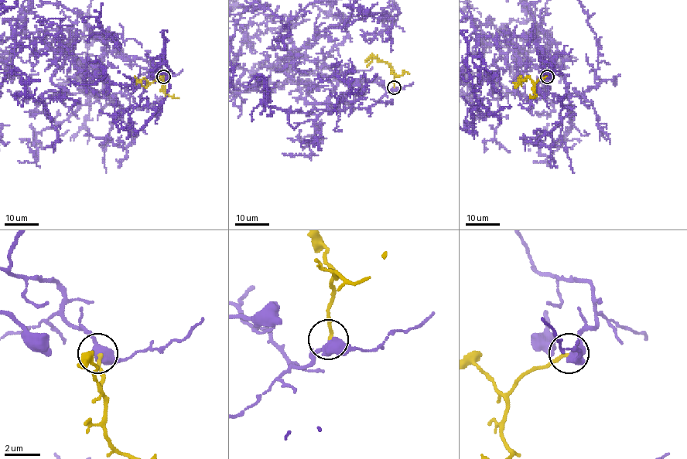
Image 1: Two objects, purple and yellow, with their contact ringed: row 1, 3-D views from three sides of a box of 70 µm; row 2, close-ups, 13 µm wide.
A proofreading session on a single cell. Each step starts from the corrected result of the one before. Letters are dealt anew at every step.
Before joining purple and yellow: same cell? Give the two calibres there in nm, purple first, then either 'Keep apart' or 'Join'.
Thickness 500 nm (purple) against 180 nm. Join

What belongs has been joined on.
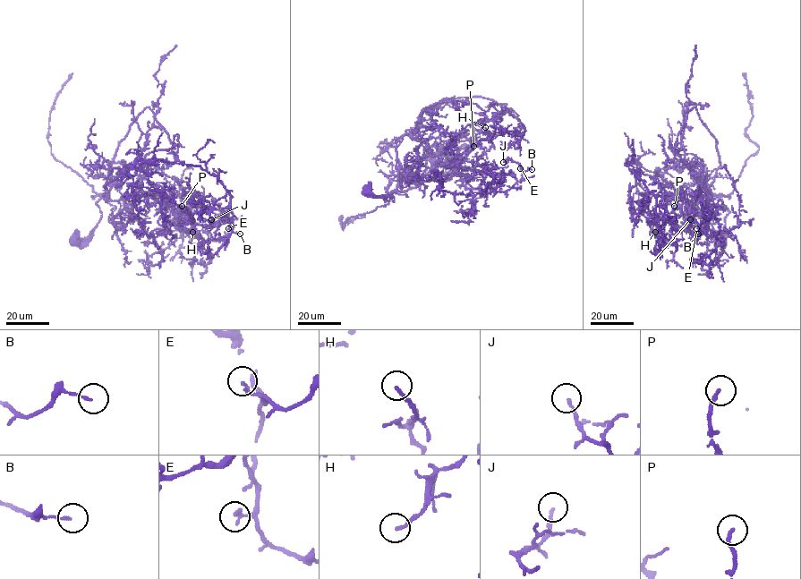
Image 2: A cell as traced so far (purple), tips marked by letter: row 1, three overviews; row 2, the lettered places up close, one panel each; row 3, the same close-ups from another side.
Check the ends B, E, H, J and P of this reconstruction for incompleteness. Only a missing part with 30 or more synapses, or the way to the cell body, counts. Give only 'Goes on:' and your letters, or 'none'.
Goes on: H, P

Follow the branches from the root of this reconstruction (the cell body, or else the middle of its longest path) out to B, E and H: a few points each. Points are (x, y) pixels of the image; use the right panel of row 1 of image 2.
B: (720, 241), (727, 208), (716, 195), (710, 200), (704, 190), (717, 214), (703, 203), (710, 217), (698, 234)
E: (720, 241), (727, 208), (716, 195), (710, 200), (704, 190), (717, 214), (703, 203), (710, 217), (696, 228)
H: (720, 241), (727, 208), (701, 190), (655, 232)

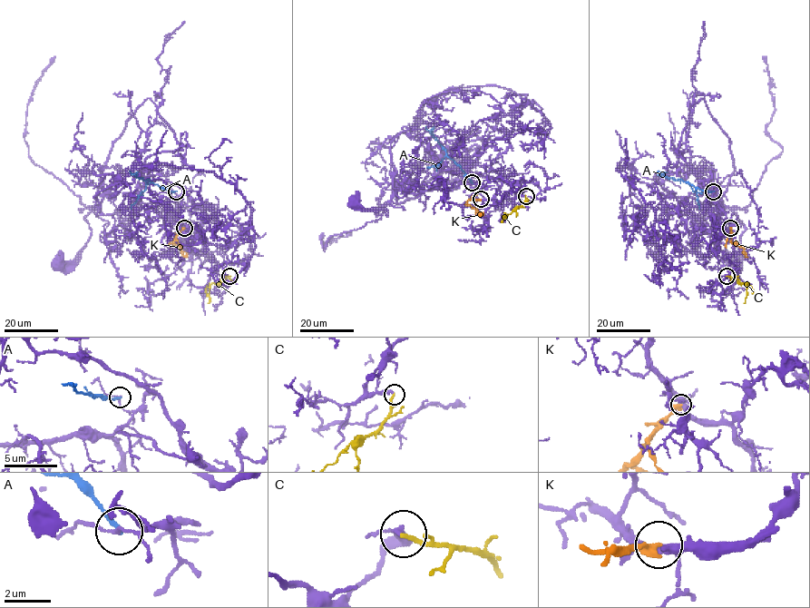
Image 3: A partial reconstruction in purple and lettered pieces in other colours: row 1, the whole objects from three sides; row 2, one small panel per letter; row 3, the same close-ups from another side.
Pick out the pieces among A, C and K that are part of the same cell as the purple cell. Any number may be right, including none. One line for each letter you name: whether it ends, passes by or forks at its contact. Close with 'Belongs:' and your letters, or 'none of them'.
C: it ends there
Belongs: C

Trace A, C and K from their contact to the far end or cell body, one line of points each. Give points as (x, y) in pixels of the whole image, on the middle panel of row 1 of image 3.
A: (472, 182), (460, 166), (446, 155), (437, 166), (426, 169)
C: (525, 196), (523, 202), (507, 216), (504, 212)
K: (481, 200), (467, 202), (480, 215), (483, 212)

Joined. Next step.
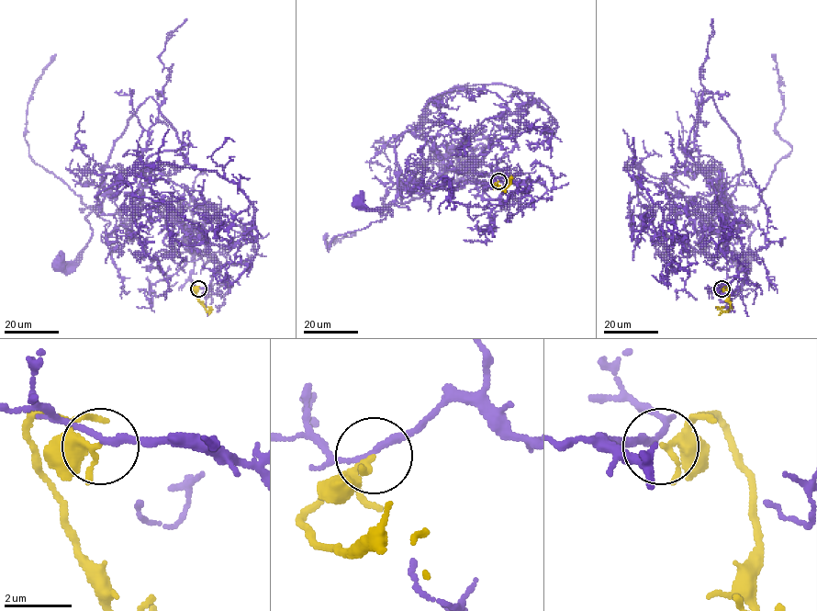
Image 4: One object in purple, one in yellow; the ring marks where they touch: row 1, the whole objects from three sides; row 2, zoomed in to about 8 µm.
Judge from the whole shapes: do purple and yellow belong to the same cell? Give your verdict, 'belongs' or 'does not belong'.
belongs

